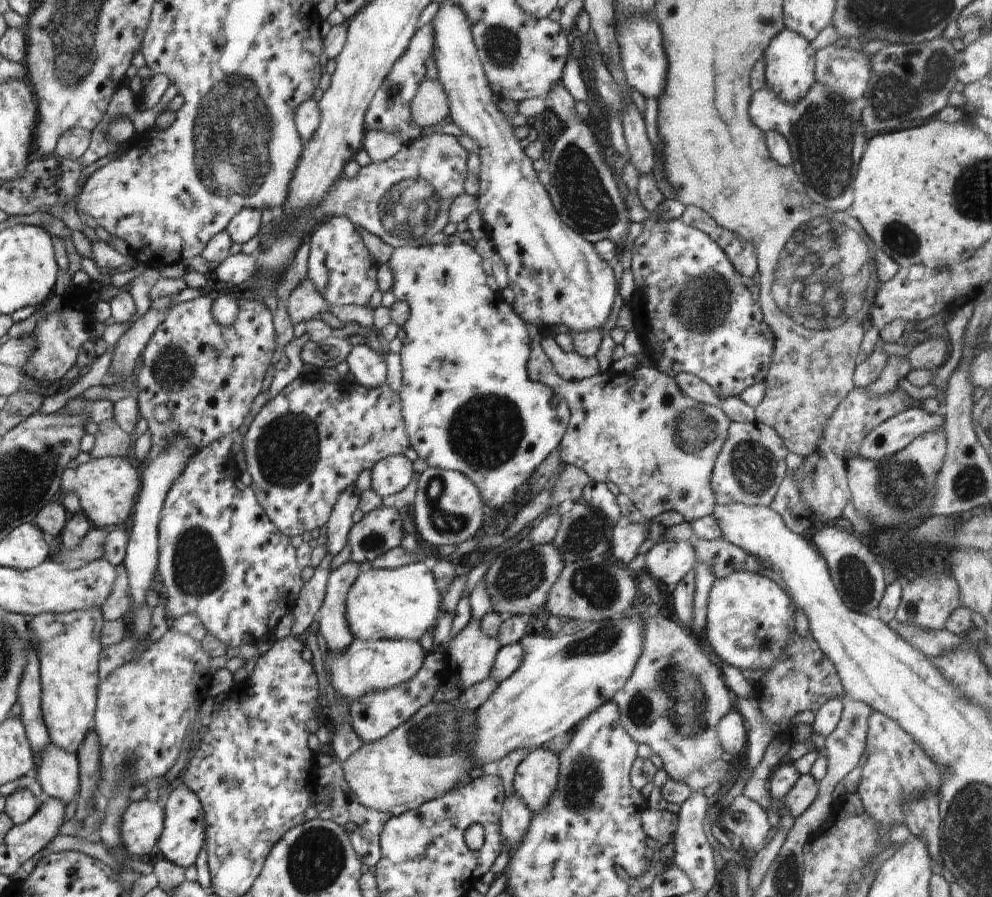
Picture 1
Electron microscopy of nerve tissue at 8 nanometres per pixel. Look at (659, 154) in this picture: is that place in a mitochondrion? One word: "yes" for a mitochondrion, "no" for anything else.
no

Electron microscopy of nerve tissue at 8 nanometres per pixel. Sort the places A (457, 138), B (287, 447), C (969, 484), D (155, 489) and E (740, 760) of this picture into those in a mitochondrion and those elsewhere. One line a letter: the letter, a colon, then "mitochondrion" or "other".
A: other
B: mitochondrion
C: mitochondrion
D: other
E: other

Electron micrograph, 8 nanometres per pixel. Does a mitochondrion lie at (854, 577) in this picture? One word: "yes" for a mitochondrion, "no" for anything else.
yes

